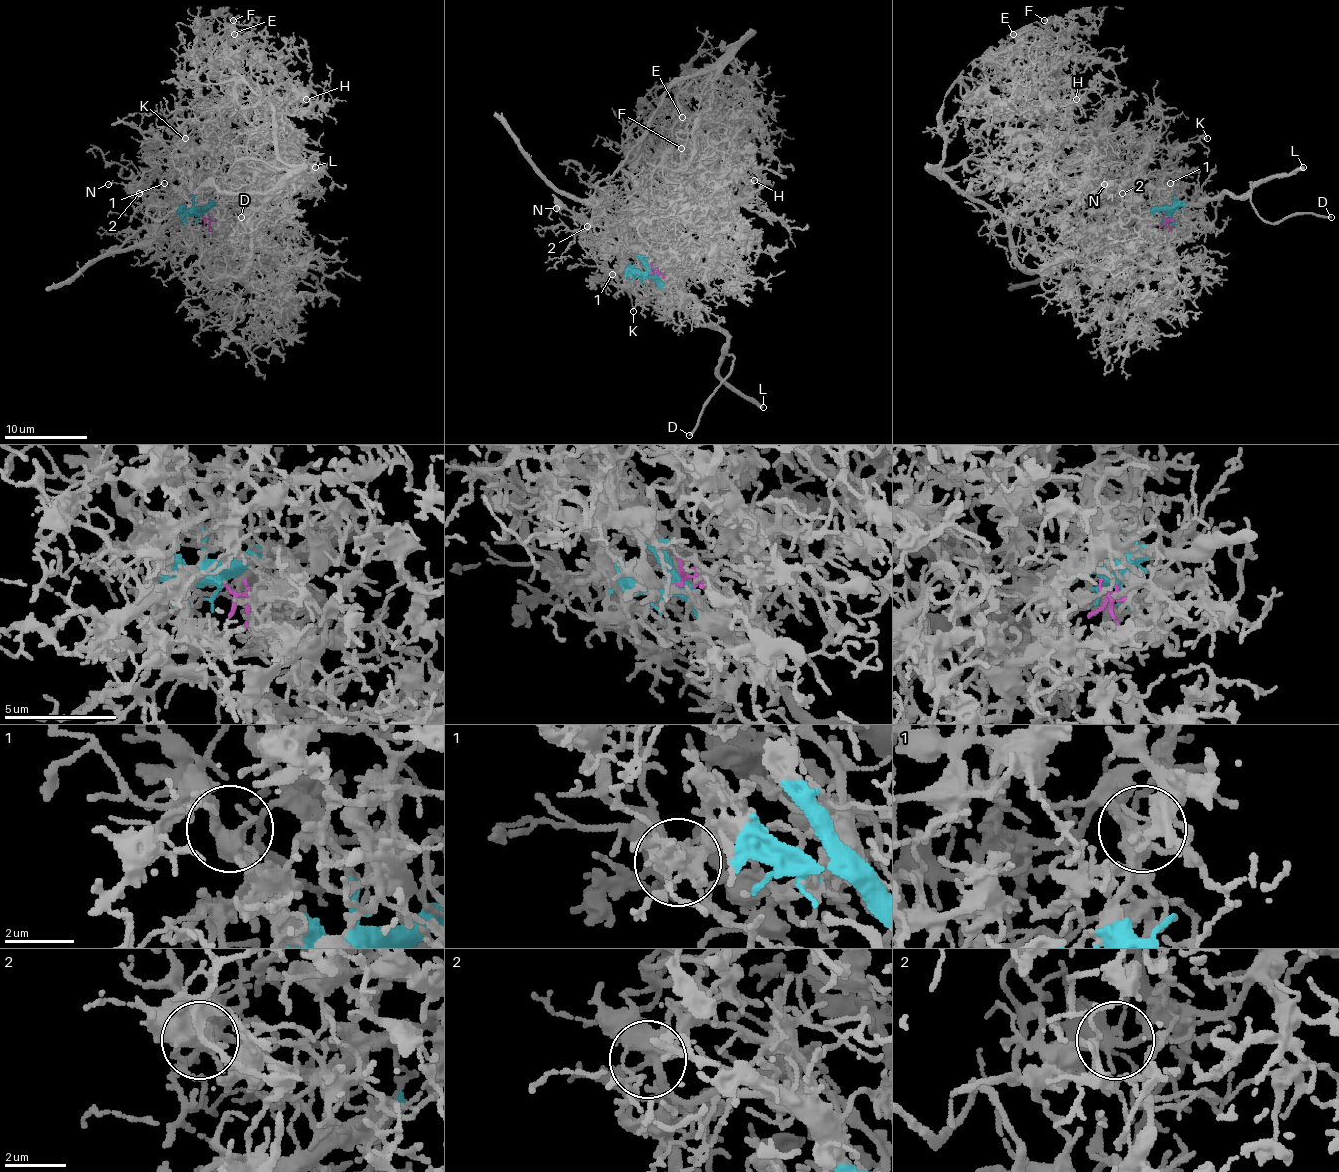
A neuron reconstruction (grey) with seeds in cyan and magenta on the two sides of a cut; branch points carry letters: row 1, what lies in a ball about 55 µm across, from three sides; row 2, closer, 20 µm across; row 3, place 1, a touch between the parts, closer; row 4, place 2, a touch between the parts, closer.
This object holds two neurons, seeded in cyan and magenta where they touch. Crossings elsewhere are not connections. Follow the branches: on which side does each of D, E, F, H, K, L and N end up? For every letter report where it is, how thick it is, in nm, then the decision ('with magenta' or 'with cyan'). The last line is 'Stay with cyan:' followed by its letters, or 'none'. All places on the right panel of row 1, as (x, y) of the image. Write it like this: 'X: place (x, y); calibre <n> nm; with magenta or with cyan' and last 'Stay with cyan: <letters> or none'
D: place (1331, 217); calibre 220 nm; with cyan
E: place (1013, 34); calibre 140 nm; with magenta
F: place (1044, 20); calibre 180 nm; with magenta
H: place (1076, 99); calibre 160 nm; with magenta
K: place (1207, 138); calibre 150 nm; with magenta
L: place (1303, 167); calibre 340 nm; with cyan
N: place (1104, 184); calibre 150 nm; with cyan
Stay with cyan: D, L, N

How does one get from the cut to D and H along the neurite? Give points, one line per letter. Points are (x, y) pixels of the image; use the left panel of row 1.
D: (199, 216), (211, 205), (236, 205), (269, 193), (280, 197), (286, 216), (280, 222), (261, 214), (240, 218)
H: (199, 216), (228, 220), (218, 191), (261, 195), (297, 143), (267, 97), (280, 81), (307, 100)

